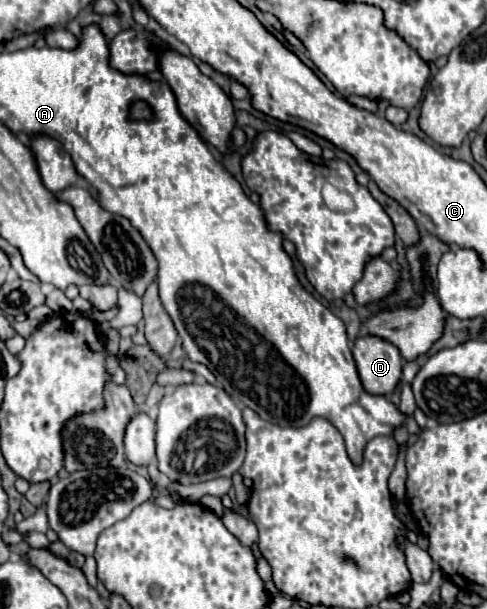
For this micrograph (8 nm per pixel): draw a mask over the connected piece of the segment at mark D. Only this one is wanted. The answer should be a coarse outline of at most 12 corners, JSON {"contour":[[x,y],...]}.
{"contour":[[378,337],[354,343],[360,381],[370,395],[390,395],[402,357]]}

